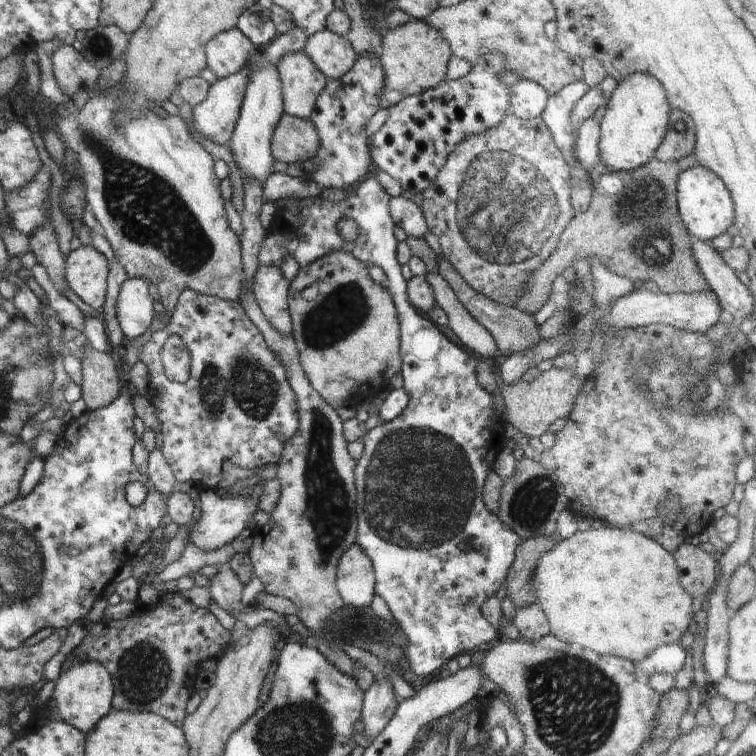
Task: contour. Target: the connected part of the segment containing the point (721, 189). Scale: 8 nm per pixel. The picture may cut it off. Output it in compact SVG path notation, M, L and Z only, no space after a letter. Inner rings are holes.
M696 164L681 171L677 180L677 204L680 218L689 234L704 242L711 242L716 236L724 234L735 219L735 210L730 191L714 172Z

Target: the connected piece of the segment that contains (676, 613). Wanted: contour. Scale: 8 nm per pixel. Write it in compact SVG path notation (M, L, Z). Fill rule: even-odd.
M592 527L576 531L567 539L557 539L556 546L539 558L533 574L538 604L543 608L550 634L562 642L580 644L598 654L614 654L632 662L642 662L660 646L680 643L686 630L694 630L692 596L680 582L674 555L657 541L628 527Z

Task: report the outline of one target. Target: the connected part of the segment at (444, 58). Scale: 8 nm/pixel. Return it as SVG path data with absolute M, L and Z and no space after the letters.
M413 18L402 26L389 28L381 35L378 50L384 68L384 90L380 109L396 106L403 98L414 96L434 88L445 79L451 48L439 30L427 25L424 20Z

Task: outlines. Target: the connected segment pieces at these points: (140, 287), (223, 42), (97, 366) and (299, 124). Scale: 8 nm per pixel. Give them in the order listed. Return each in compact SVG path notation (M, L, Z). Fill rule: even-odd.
M128 277L121 284L116 314L126 342L142 336L150 328L155 303L144 277Z
M234 27L217 34L210 42L206 43L207 66L216 74L216 79L238 74L245 67L246 60L250 58L254 48L257 48L257 46L245 34L242 34L238 27Z
M87 343L80 359L81 398L86 403L86 410L108 406L120 394L122 386L114 360L109 353L94 350Z
M284 113L272 138L272 158L292 164L311 160L318 147L318 132L310 119Z

